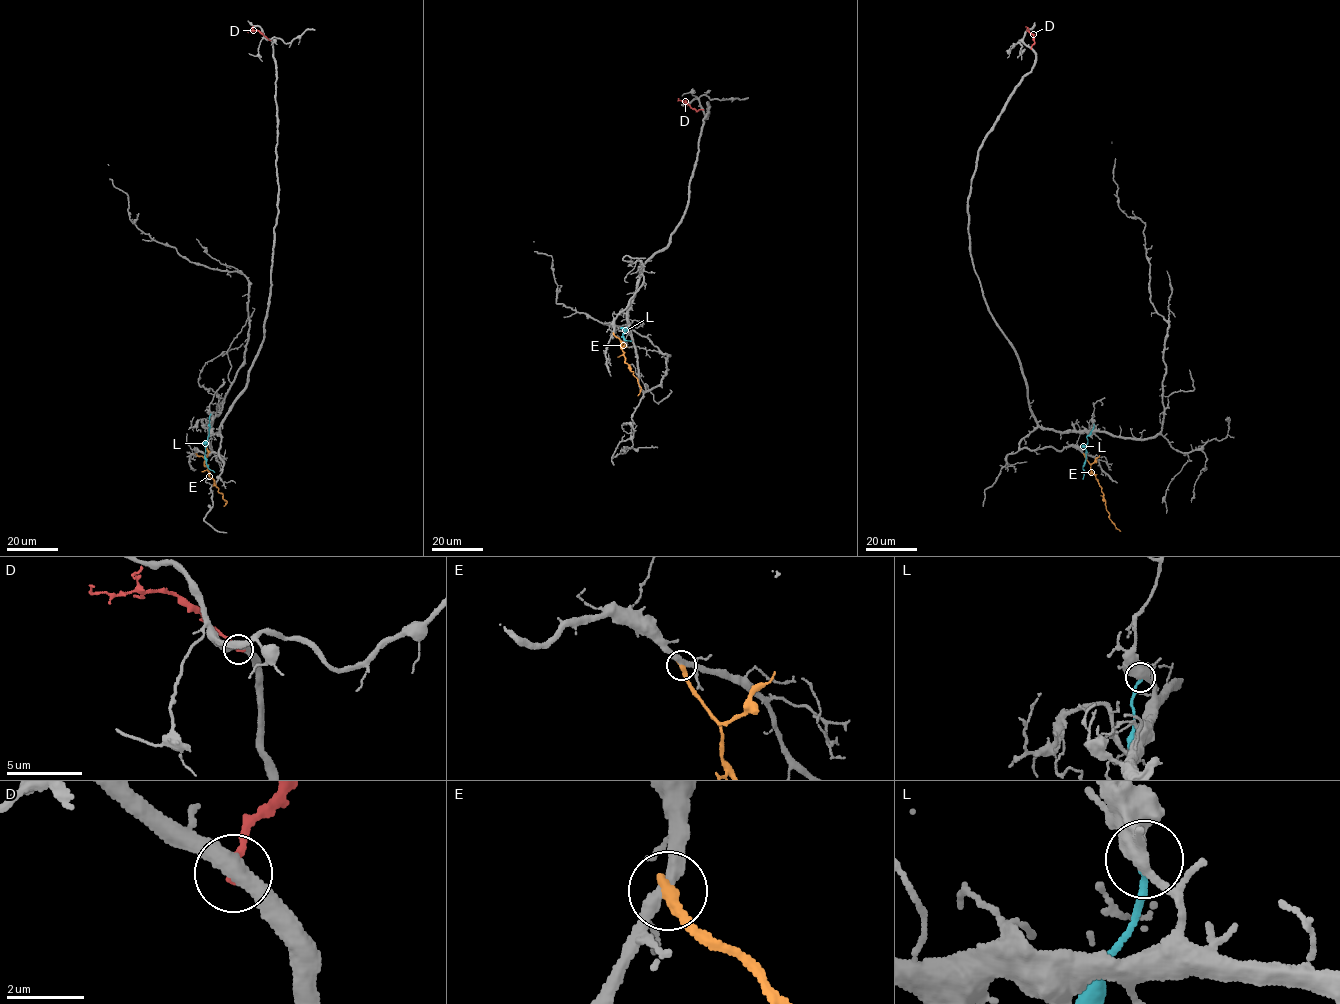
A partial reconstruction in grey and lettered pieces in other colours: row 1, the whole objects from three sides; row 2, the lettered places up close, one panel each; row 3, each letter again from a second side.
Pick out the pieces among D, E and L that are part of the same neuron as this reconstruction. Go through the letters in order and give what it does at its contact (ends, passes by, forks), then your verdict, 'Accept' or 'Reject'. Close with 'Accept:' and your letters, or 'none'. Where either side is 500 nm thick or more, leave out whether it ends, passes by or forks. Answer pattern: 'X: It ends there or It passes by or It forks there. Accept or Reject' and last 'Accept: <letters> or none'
D: It ends there. Reject
E: It ends there. Reject
L: It ends there. Reject
Accept: none

